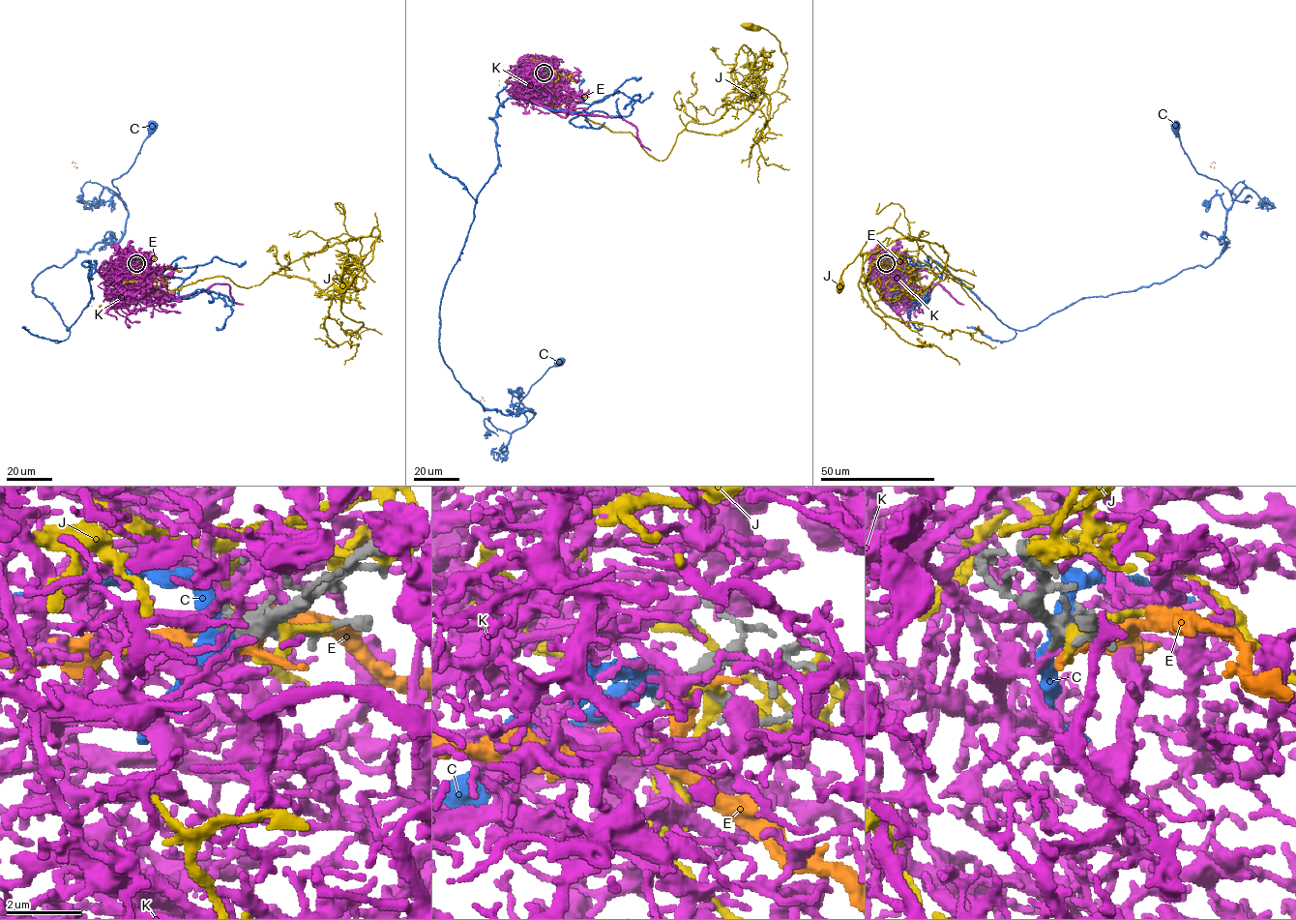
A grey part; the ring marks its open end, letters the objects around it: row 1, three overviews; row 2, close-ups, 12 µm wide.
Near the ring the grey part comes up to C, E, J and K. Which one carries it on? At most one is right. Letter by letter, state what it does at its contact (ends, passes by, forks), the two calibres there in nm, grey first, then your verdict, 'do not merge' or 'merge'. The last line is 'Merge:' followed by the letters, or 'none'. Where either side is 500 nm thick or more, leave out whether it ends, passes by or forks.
C: it passes by; calibres 400 and 480 nm; do not merge
E: calibres 500 and 440 nm; do not merge
J: it passes by; calibres 240 and 320 nm; do not merge
K: it passes by; calibres 400 and 150 nm; merge
Merge: K

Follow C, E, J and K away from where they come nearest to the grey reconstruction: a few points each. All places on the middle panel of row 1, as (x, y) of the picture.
C: (543, 73), (489, 118), (498, 164), (438, 348), (486, 409), (528, 422), (521, 399), (559, 362)
E: (544, 74), (563, 96), (479, 401)
J: (546, 74), (576, 112), (662, 161), (685, 130), (736, 129), (778, 88), (780, 43), (748, 26)
K: (544, 73), (534, 70), (539, 101), (562, 116), (624, 119), (651, 150)

